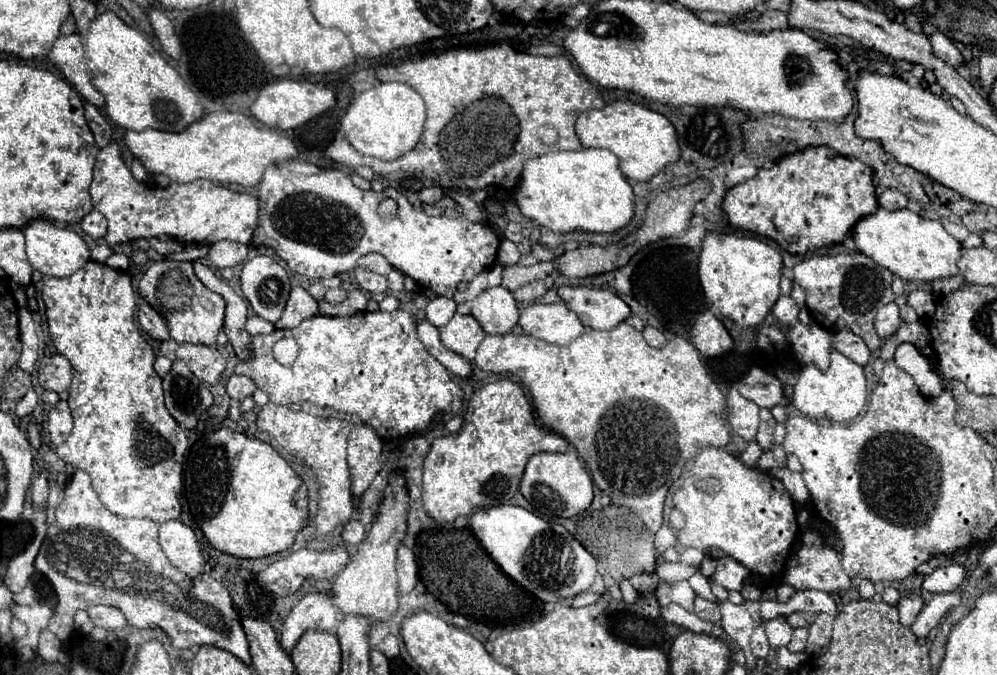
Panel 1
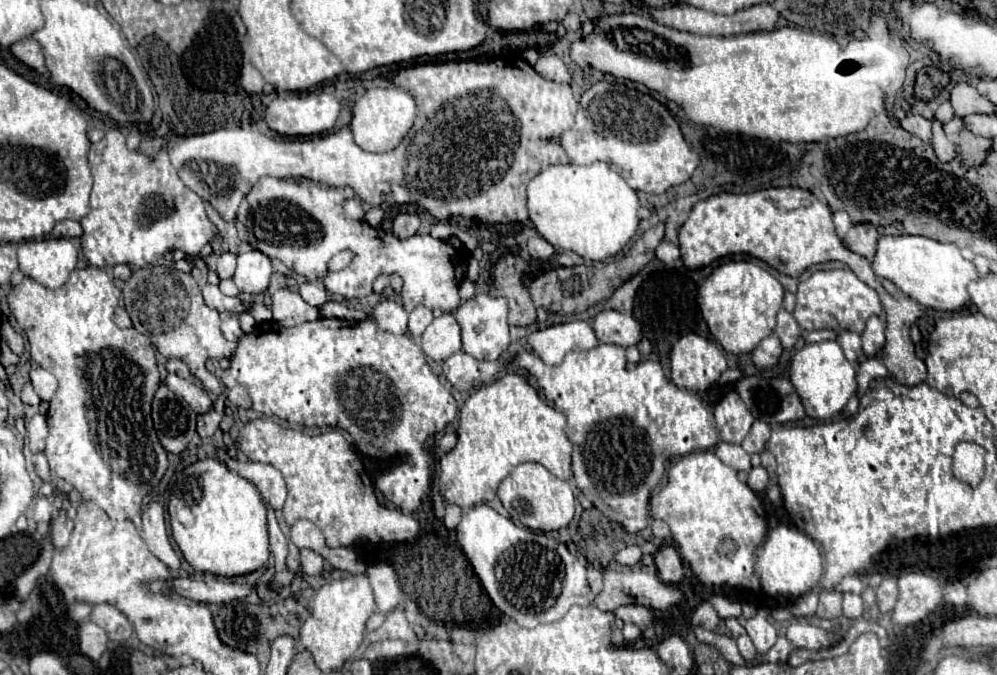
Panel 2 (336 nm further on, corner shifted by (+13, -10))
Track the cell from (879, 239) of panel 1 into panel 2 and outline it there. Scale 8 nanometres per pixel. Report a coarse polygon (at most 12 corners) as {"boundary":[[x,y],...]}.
{"boundary":[[881,236],[871,262],[925,308],[961,310],[979,274],[955,244]]}

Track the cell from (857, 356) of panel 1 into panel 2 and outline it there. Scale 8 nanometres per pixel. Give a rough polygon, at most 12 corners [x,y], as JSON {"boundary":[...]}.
{"boundary":[[839,332],[837,342],[851,364],[861,358],[861,336]]}

